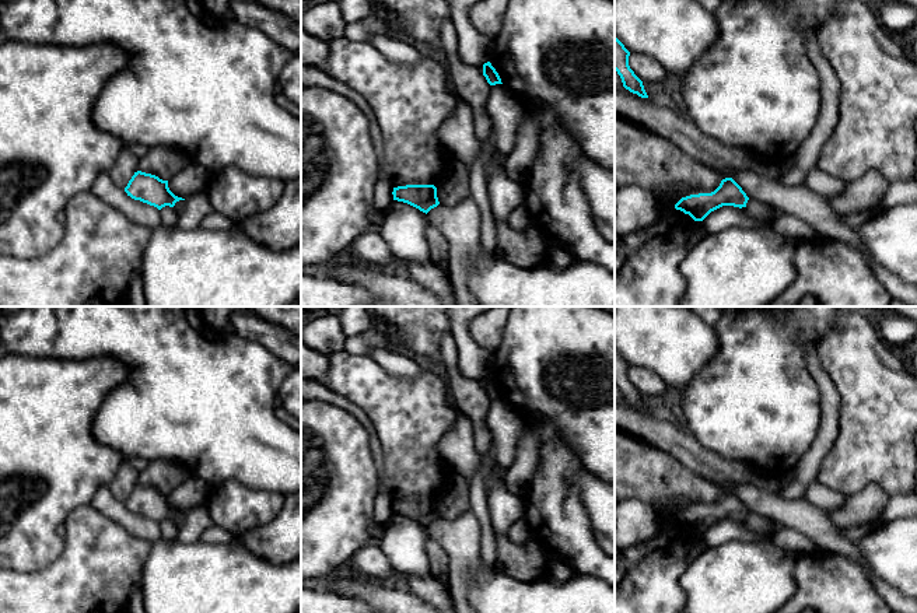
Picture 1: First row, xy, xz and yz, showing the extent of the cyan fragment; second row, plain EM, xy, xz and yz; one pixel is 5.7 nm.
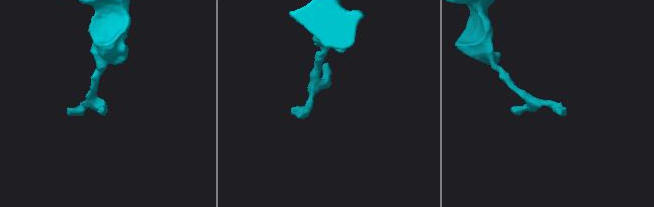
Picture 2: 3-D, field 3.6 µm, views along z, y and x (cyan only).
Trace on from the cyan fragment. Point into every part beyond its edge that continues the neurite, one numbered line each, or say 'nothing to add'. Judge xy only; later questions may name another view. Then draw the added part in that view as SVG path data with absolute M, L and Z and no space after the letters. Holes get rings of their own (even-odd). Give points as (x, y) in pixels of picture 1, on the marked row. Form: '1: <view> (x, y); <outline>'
nothing to add

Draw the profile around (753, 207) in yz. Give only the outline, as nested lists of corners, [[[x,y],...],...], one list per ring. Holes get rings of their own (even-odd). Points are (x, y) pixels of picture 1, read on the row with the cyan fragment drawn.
[[[749,199],[746,203],[746,211],[755,217],[763,217],[771,221],[778,213],[774,207],[760,203],[755,199]]]

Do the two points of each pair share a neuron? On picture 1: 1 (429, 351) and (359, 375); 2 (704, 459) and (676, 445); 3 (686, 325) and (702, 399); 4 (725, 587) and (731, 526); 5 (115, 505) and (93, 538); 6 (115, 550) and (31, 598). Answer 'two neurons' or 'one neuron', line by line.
1: two neurons
2: one neuron
3: two neurons
4: two neurons
5: two neurons
6: one neuron

